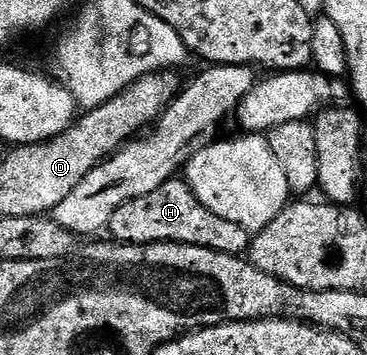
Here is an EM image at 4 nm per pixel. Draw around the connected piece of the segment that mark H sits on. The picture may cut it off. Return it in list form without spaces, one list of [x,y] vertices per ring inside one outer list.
[[[184,180],[168,182],[155,188],[155,192],[147,192],[147,196],[127,200],[127,204],[115,208],[115,216],[111,216],[107,230],[113,233],[110,235],[116,241],[130,242],[136,246],[146,246],[152,242],[182,242],[238,256],[248,251],[251,241],[250,231],[239,224],[231,224],[231,220],[223,220],[223,216],[215,216],[211,208],[203,208]]]

